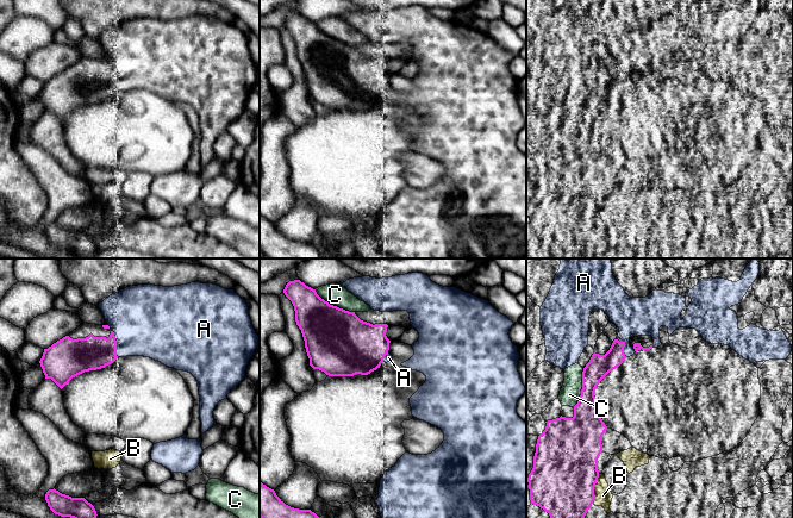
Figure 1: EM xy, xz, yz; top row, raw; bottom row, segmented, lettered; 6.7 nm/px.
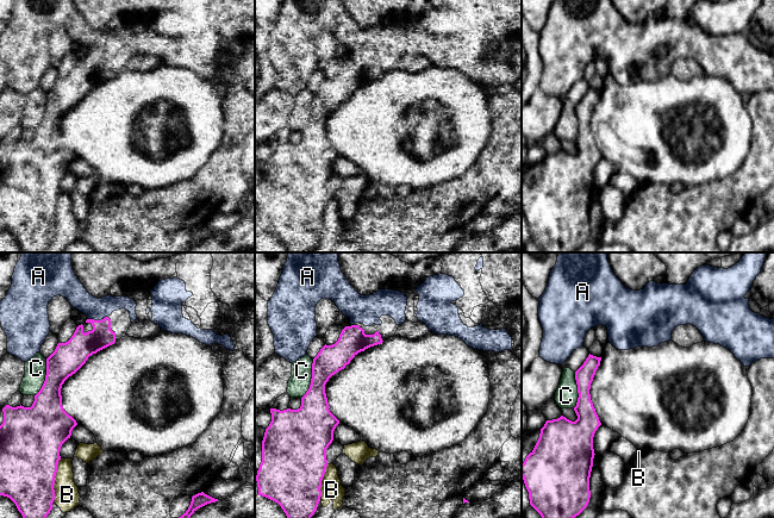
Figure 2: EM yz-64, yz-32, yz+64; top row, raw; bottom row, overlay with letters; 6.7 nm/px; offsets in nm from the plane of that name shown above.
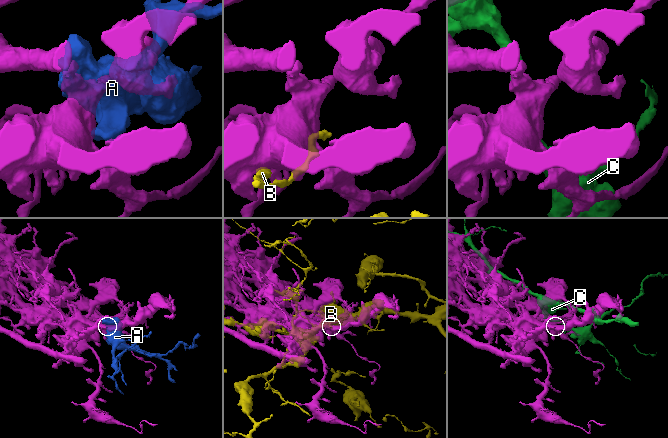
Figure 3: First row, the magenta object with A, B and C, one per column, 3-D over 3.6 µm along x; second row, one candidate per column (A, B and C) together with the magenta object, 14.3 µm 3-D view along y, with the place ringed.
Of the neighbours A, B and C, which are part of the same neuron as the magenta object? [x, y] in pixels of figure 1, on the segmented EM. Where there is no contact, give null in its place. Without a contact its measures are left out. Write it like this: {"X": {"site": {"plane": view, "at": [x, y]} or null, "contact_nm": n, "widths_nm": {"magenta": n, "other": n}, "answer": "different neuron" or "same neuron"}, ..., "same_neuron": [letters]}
{"A": {"site": {"plane": "xy", "at": [116, 349]}, "contact_nm": 110, "widths_nm": {"magenta": 220, "other": 420}, "answer": "same neuron"}, "B": {"site": {"plane": "yz", "at": [594, 486]}, "contact_nm": 190, "widths_nm": {"magenta": 440, "other": 130}, "answer": "different neuron"}, "C": {"site": {"plane": "xz", "at": [332, 305]}, "contact_nm": 320, "widths_nm": {"magenta": 420, "other": 150}, "answer": "different neuron"}, "same_neuron": ["A"]}

